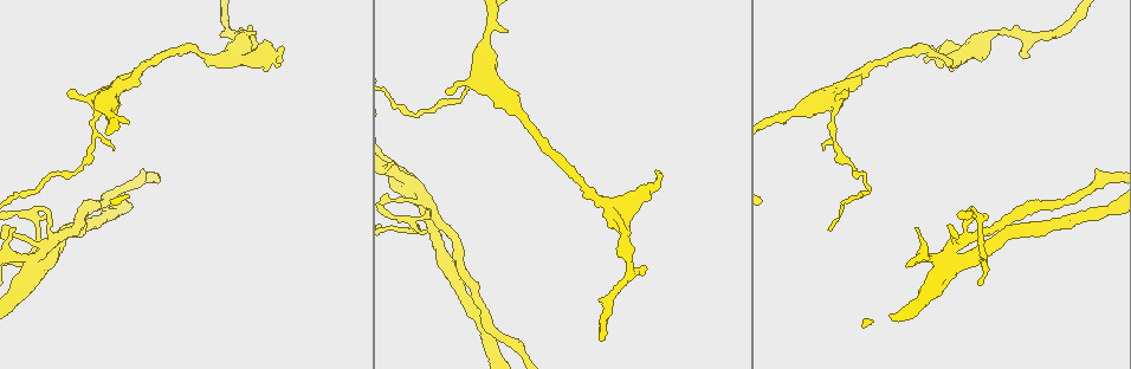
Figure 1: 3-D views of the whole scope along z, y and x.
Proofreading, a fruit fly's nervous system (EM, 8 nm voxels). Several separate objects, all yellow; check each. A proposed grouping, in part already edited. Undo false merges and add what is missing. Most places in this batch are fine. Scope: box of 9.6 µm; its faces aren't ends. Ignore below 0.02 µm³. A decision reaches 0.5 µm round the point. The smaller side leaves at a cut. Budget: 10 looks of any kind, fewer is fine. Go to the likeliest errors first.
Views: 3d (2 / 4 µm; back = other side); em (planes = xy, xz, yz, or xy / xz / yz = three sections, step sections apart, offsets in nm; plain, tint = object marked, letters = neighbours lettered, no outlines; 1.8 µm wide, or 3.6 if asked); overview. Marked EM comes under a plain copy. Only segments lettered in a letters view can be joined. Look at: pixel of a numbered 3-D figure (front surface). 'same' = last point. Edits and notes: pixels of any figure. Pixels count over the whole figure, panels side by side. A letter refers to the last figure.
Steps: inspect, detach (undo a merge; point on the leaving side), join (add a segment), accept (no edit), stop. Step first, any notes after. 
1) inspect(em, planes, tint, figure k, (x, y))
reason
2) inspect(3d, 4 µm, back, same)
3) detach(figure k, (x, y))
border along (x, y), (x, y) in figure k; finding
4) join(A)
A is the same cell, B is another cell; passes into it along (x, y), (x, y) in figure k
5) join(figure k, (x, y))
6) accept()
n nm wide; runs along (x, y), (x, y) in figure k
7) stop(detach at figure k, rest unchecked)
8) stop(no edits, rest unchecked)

inspect(em, 3.6 µm, planes, letters, figure 1, (276, 60))
branch stops here

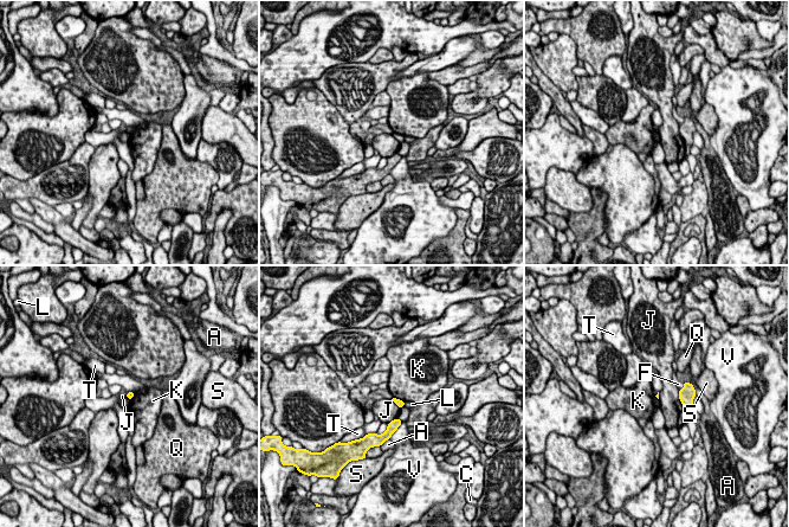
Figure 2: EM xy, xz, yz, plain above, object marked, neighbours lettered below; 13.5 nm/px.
accept()
A, C, F, J, K, L, Q, S, T and V are other cells; border along (128, 391), (135, 392) in figure 2; none of them fits

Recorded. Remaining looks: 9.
inspect(3d, 4 µm, figure 1, (968, 241))
side arm on a straight run

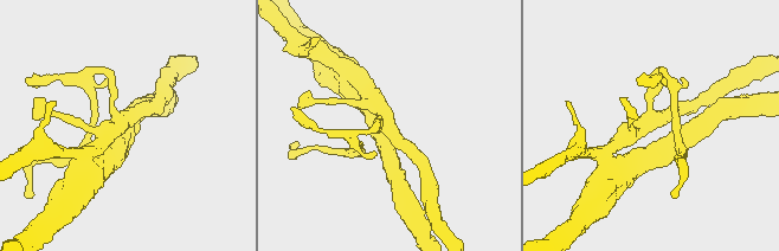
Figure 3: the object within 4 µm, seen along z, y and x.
inspect(em, planes, letters, figure 3, (389, 121))
need the tissue

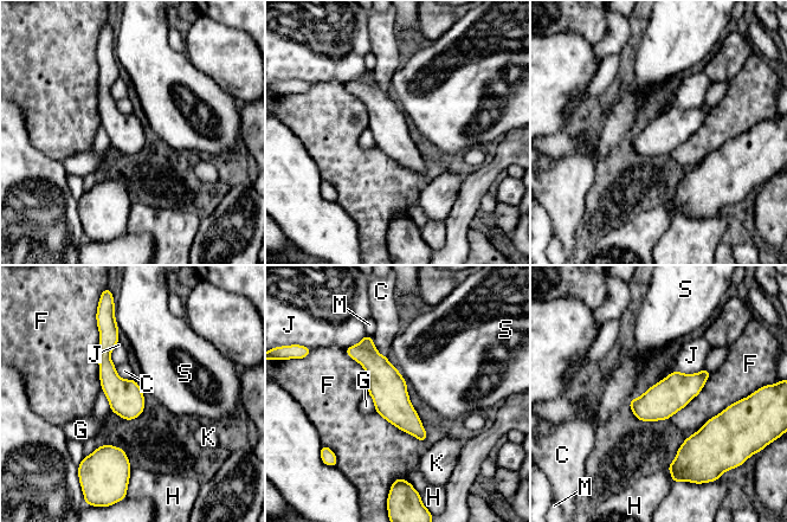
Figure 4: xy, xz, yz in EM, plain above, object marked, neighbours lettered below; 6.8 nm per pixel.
accept()
F touches over 440 nm; C, F, G, H, J, K, M and S are other cells; runs along (349, 349), (385, 379), (421, 438) in figure 4; continuous, no second cell

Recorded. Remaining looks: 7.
inspect(em, xz, step 16, letters, figure 1, (1020, 54))
free end

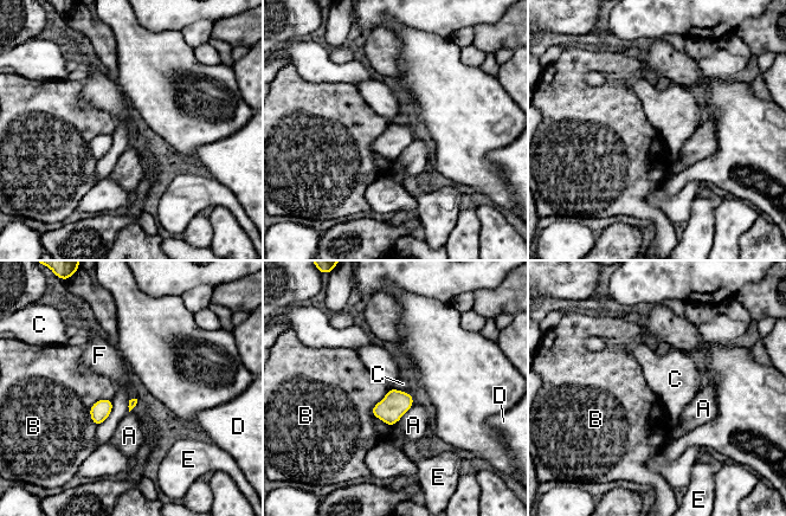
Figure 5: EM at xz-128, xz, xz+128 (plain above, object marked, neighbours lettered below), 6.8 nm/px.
inspect(em, planes, letters, same)
another direction

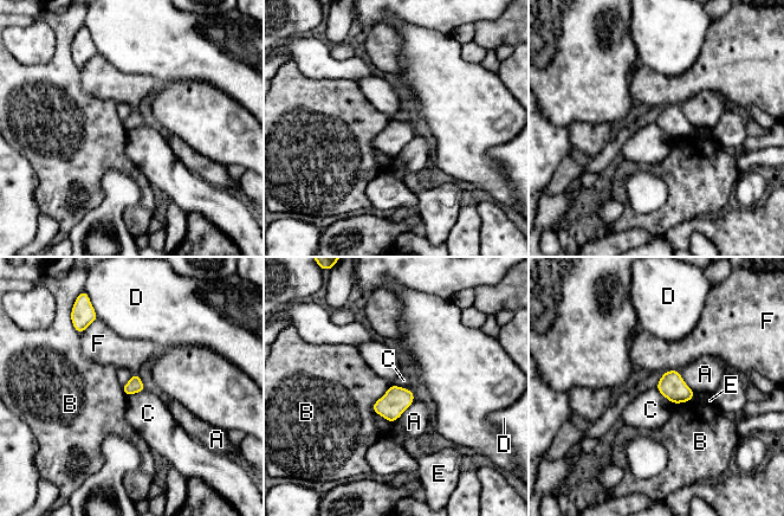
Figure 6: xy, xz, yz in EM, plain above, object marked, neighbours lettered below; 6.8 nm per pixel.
accept()
A, B, C, D, E and F are other cells; border along (146, 389), (127, 397) in figure 6; none of them fits

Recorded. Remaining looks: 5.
inspect(em, xz, step 8, letters, figure 1, (830, 97))
three arms meet

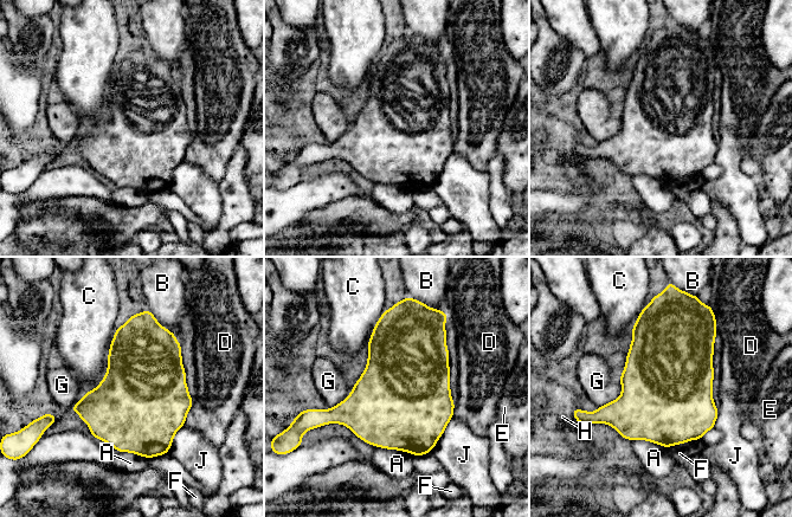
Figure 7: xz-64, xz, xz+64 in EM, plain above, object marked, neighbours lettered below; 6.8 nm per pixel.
inspect(em, planes, letters, same)
another direction

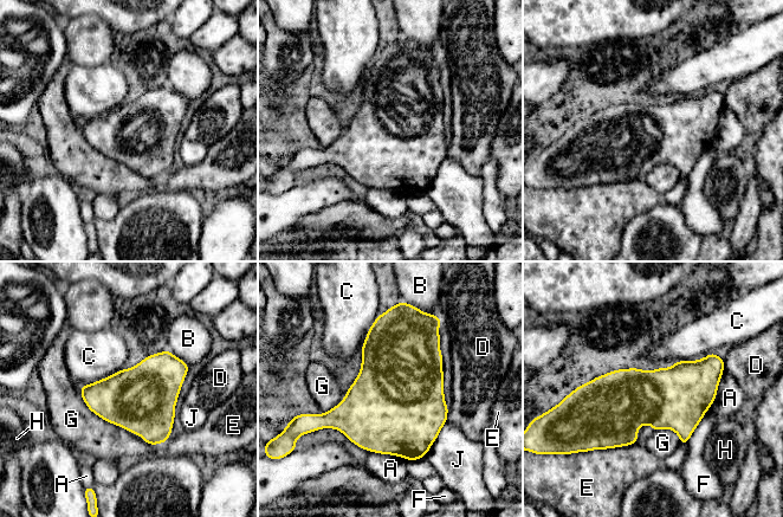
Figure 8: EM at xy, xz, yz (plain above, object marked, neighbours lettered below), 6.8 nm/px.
accept()
440 nm wide; A, B, C, D, E, F, G, H and J are other cells; border along (122, 368), (108, 376), (82, 386) in figure 8; all the same cell

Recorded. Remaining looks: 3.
stop(no edits, rest unchecked)

